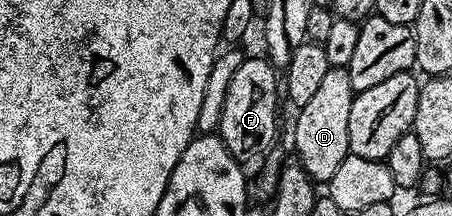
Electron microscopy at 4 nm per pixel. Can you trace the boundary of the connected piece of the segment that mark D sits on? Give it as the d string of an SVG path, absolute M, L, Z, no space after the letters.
M331 66L312 100L308 100L308 104L297 111L298 119L294 122L294 150L298 153L296 162L315 184L329 184L336 168L340 168L340 164L350 153L348 115L352 113L355 93L349 69L345 66Z

